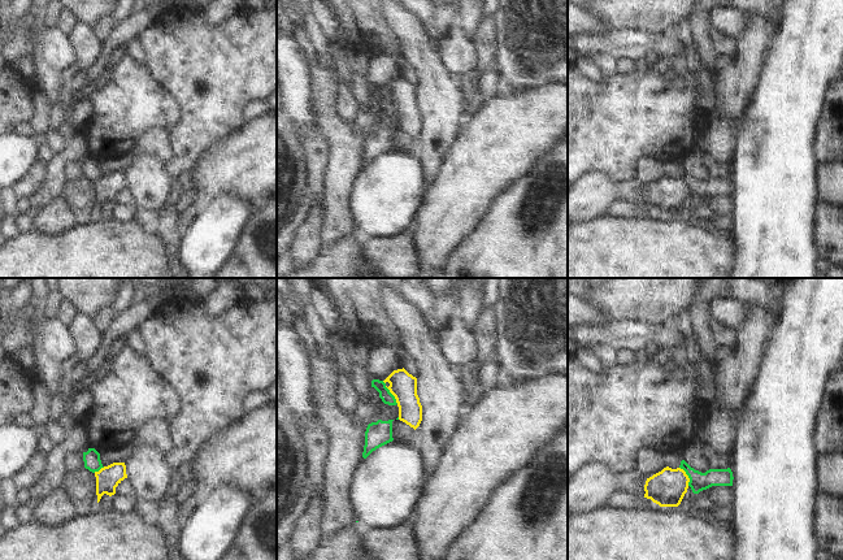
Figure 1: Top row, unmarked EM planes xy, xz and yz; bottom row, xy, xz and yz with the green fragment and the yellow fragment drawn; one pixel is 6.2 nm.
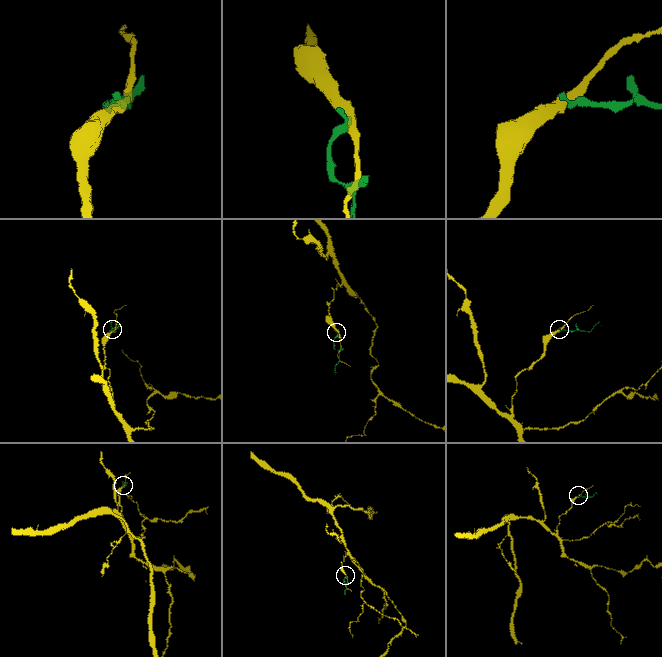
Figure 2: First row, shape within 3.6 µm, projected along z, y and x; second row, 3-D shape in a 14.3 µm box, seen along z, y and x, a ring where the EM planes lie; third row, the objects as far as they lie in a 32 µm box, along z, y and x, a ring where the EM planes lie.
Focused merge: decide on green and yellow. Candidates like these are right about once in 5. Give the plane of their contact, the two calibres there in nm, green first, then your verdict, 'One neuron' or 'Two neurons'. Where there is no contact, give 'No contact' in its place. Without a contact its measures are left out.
Touches green in yz. Thickness 120 nm (green) against 220 nm. Two neurons.

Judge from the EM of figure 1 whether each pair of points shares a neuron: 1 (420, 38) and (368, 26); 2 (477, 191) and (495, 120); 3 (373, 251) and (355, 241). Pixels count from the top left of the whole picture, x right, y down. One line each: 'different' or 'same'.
1: different
2: same
3: different

